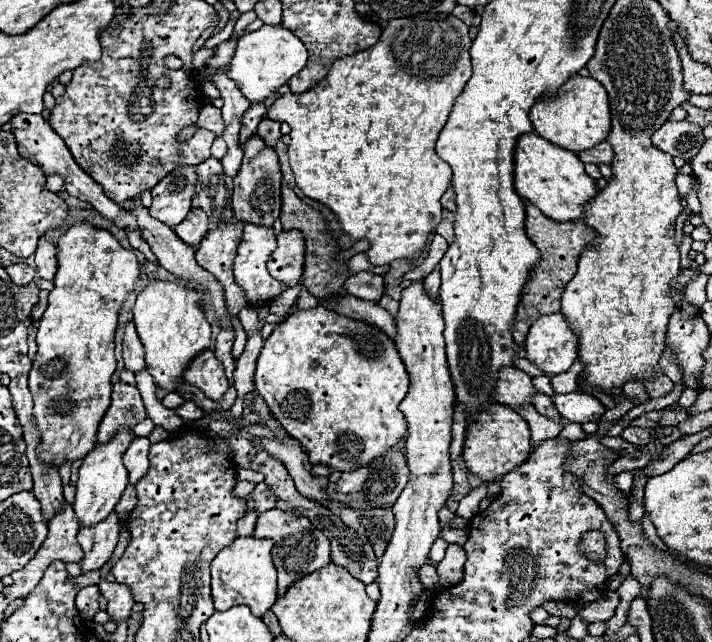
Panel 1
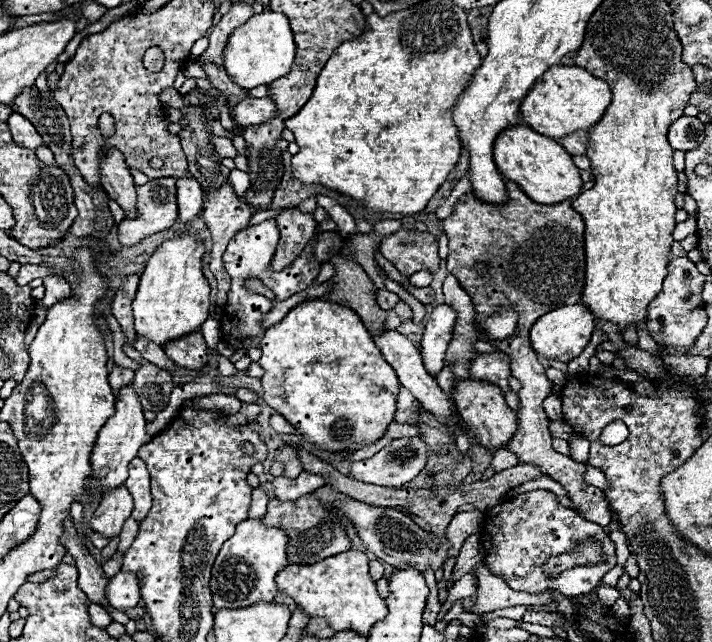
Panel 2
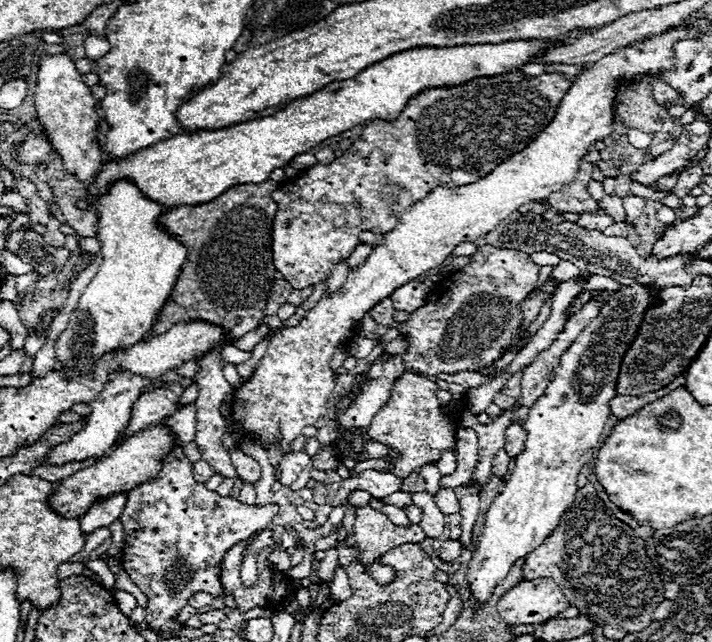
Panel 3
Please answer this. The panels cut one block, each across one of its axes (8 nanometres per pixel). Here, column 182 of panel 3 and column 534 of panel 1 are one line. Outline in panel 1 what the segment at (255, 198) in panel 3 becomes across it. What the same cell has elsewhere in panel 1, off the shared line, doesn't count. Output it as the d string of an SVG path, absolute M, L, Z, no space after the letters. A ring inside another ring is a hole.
M526 202L526 224L524 226L526 226L526 236L540 250L540 262L534 264L534 268L530 270L530 276L522 290L522 298L516 308L512 336L514 336L514 342L518 348L522 348L526 334L528 334L530 326L534 324L534 320L538 320L544 314L554 314L560 310L560 296L576 274L576 266L578 266L578 258L582 254L582 248L586 248L594 240L594 234L596 234L582 220L570 220L570 222L550 220L538 208L534 208L530 202Z

